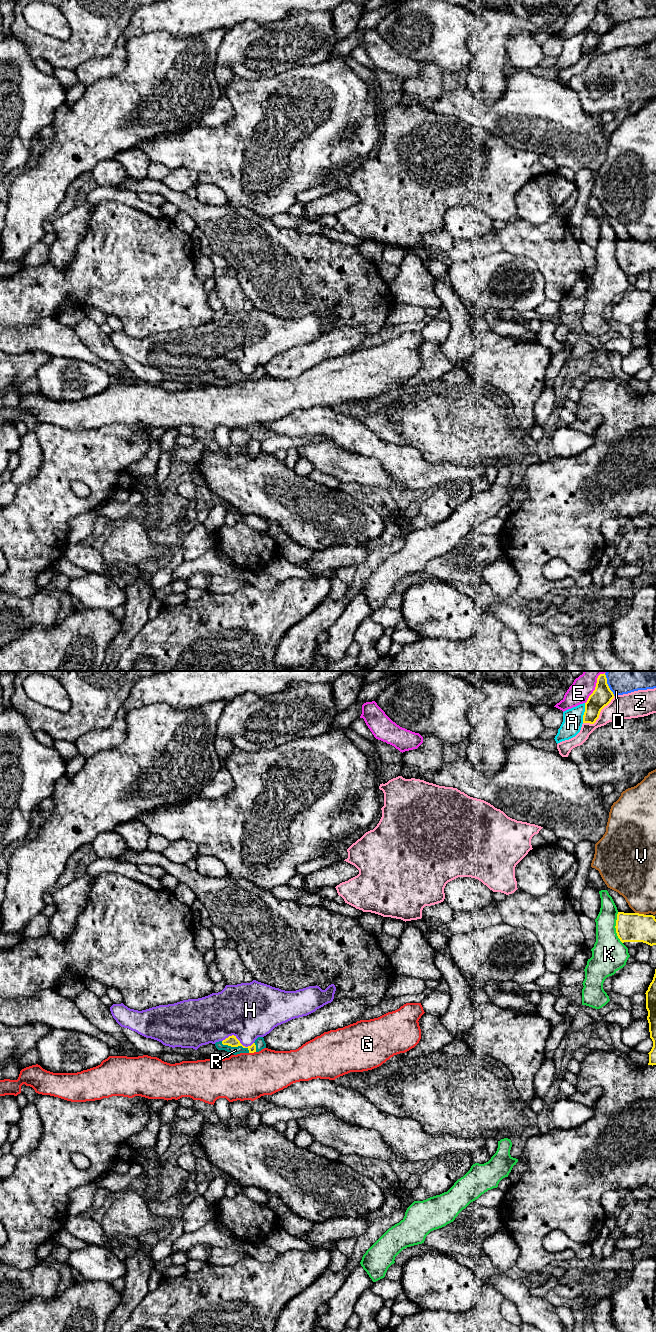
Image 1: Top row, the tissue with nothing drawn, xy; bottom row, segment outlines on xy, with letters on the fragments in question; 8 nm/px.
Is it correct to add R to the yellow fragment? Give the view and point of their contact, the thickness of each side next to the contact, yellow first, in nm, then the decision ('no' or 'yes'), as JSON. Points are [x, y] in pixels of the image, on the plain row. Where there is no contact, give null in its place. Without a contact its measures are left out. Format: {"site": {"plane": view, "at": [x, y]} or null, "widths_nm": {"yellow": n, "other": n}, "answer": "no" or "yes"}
{"site": {"plane": "xy", "at": [235, 374]}, "widths_nm": {"yellow": 90, "other": 60}, "answer": "yes"}

